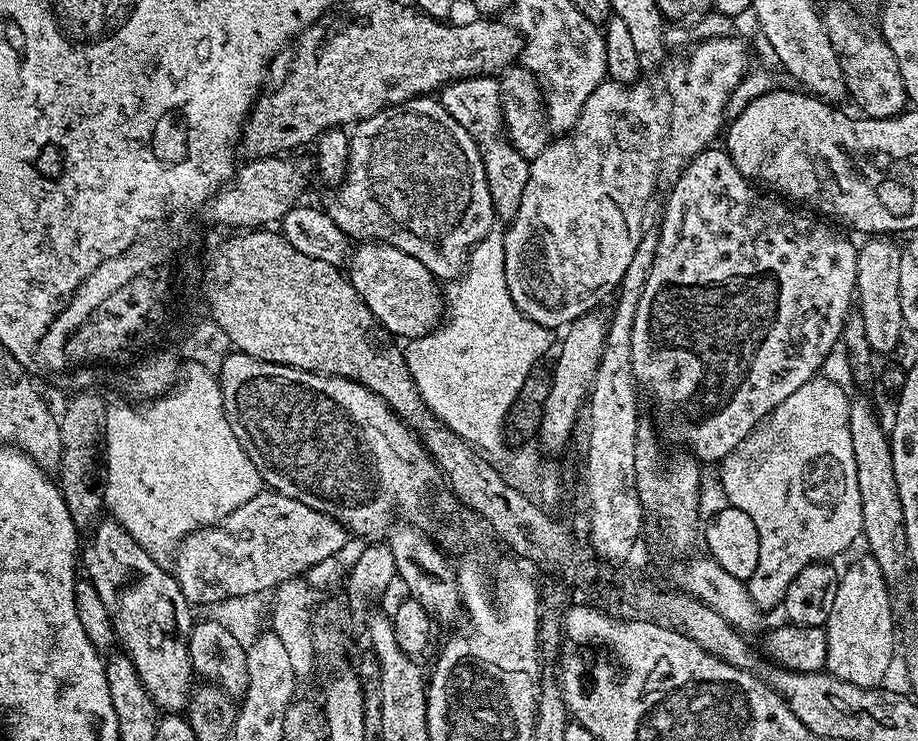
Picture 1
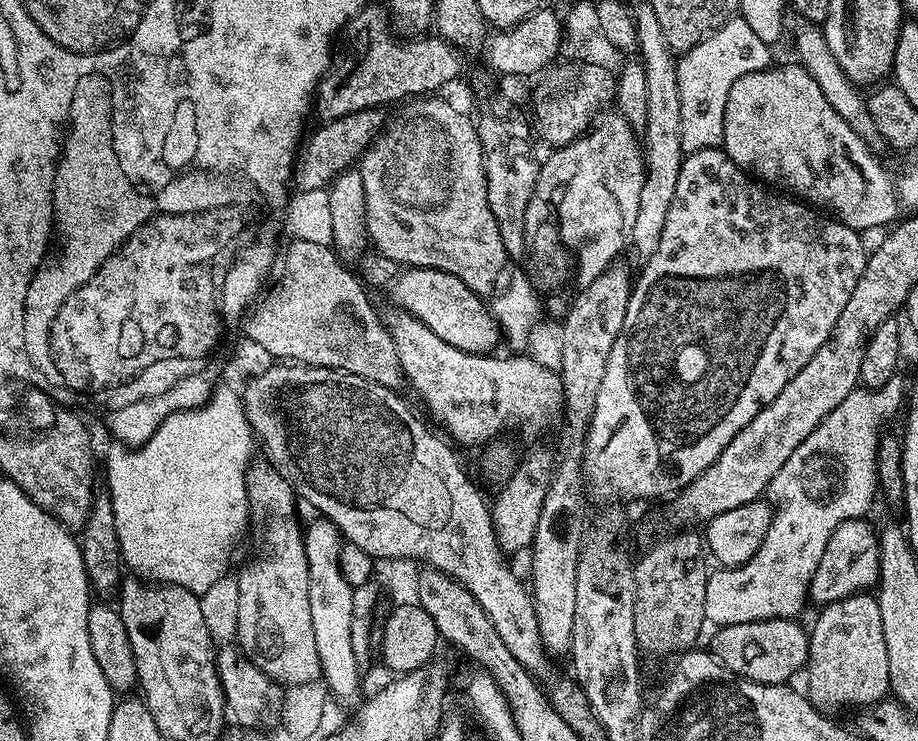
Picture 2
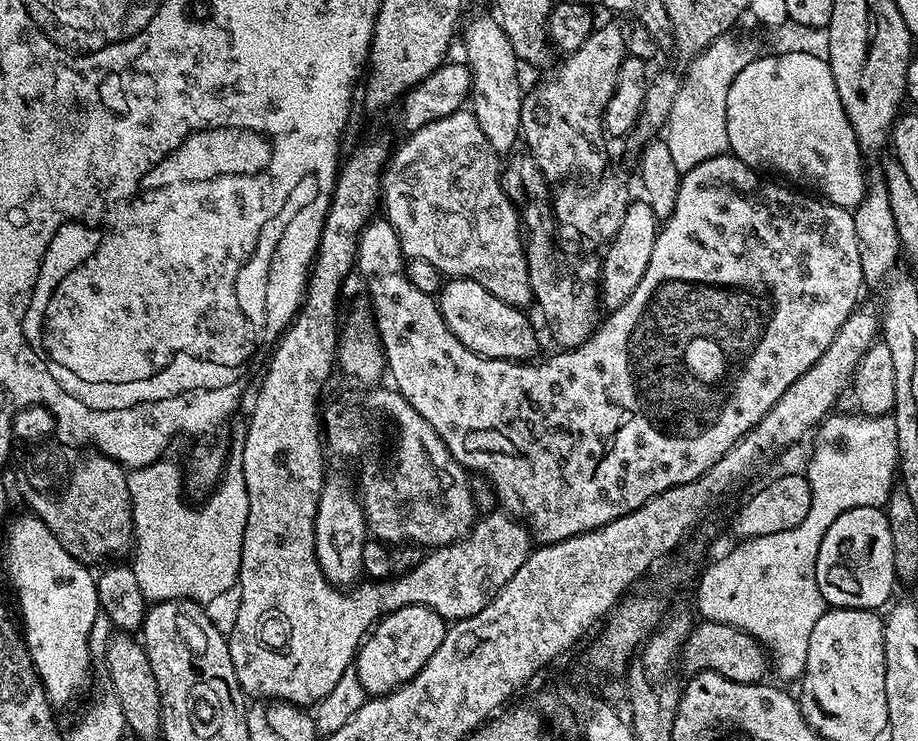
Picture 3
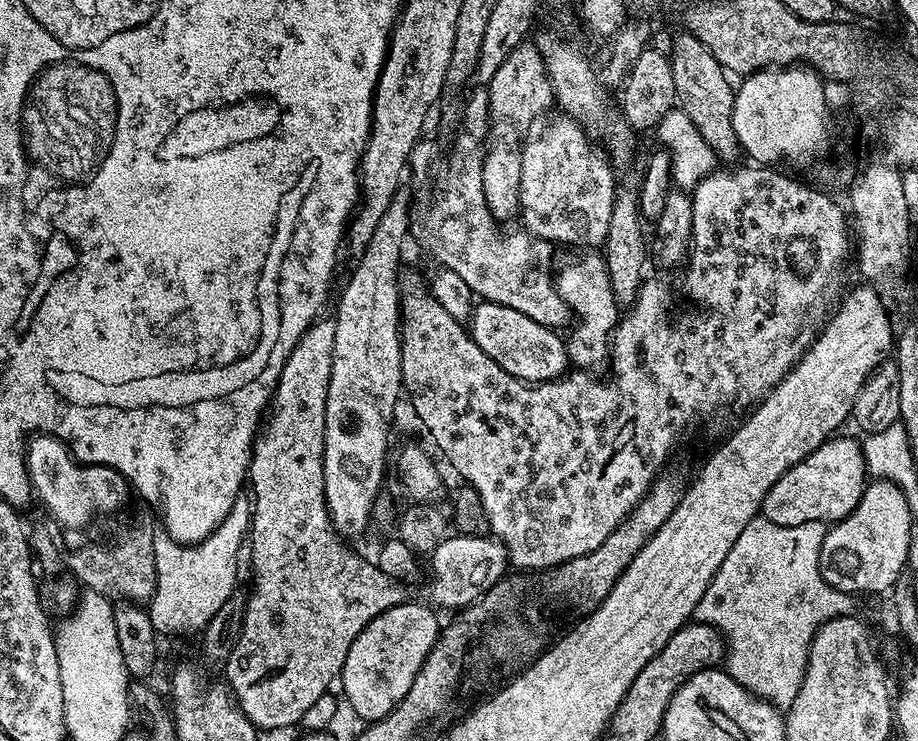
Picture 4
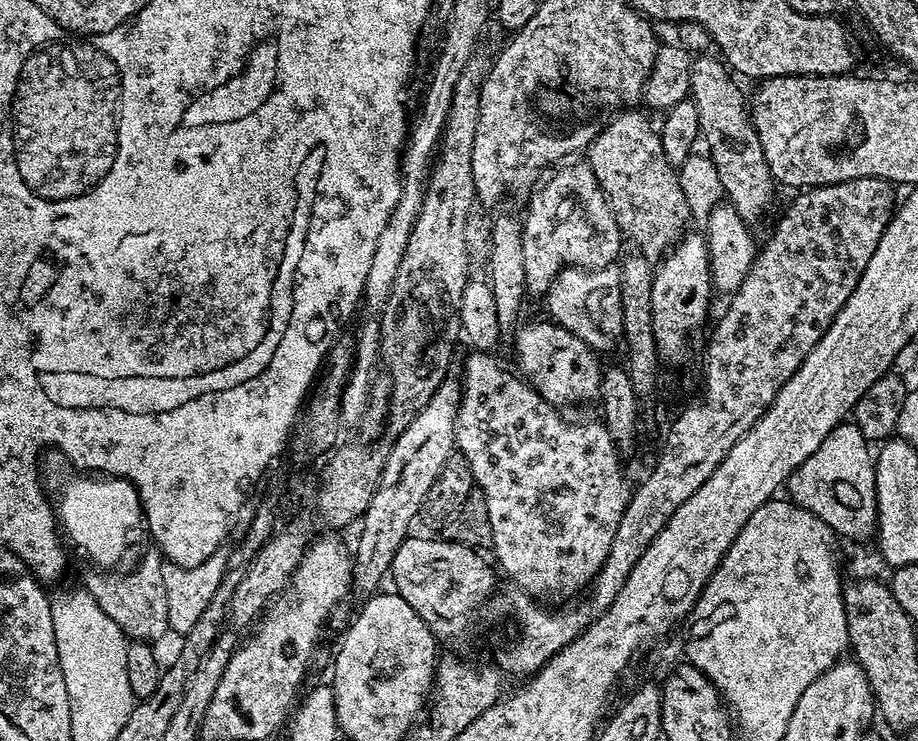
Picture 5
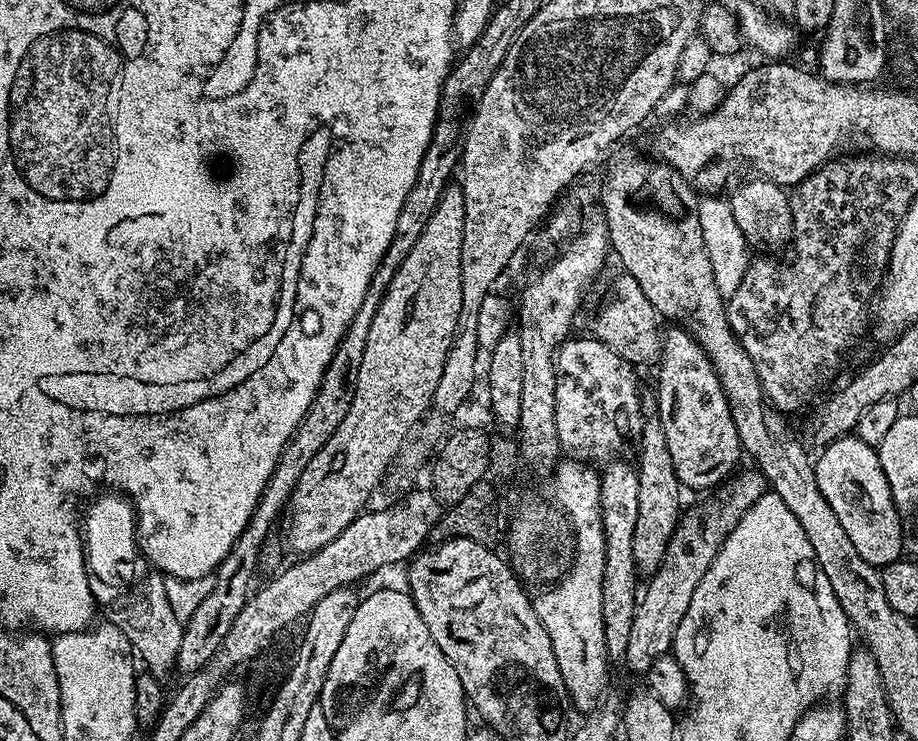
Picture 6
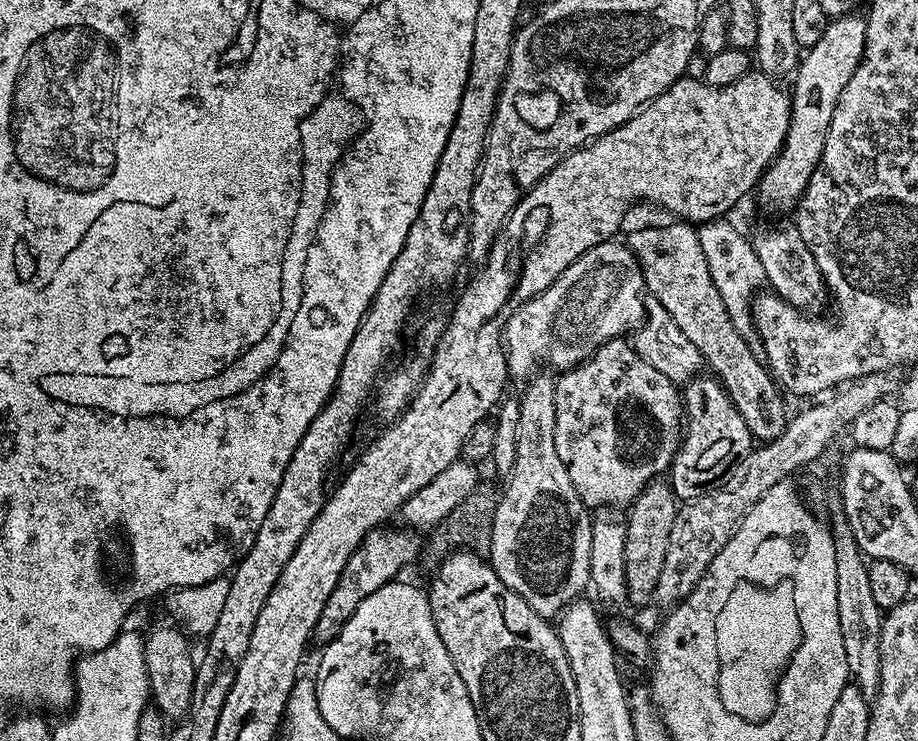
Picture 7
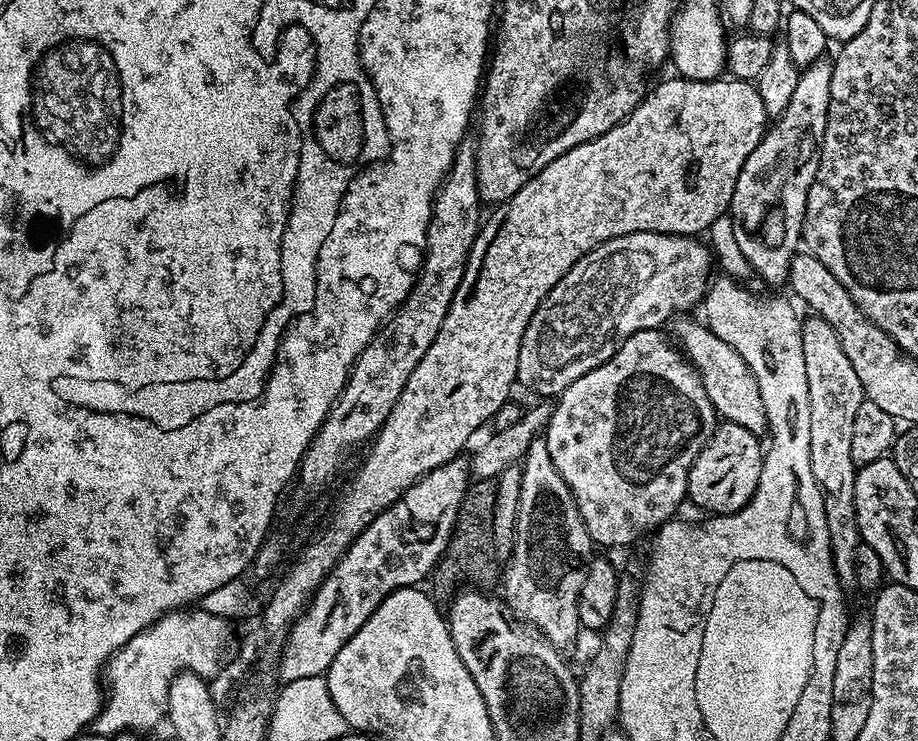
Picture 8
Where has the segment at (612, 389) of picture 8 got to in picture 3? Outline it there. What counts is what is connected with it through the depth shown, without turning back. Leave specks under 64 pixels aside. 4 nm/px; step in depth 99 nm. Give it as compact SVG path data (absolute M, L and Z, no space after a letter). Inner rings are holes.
M452 278L438 293L440 313L450 326L454 338L462 342L470 351L491 360L519 360L528 362L536 352L536 332L525 313L512 304L494 298L478 282Z

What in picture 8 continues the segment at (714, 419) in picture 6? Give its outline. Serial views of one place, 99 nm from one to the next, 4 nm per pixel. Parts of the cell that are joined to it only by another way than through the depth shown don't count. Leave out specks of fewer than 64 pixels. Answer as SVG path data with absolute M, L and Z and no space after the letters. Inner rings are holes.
M717 423L707 446L690 466L687 499L705 508L708 514L727 514L746 507L750 498L754 498L754 490L758 490L762 478L766 452L763 447L760 449L760 440L761 437L746 430L746 426Z

